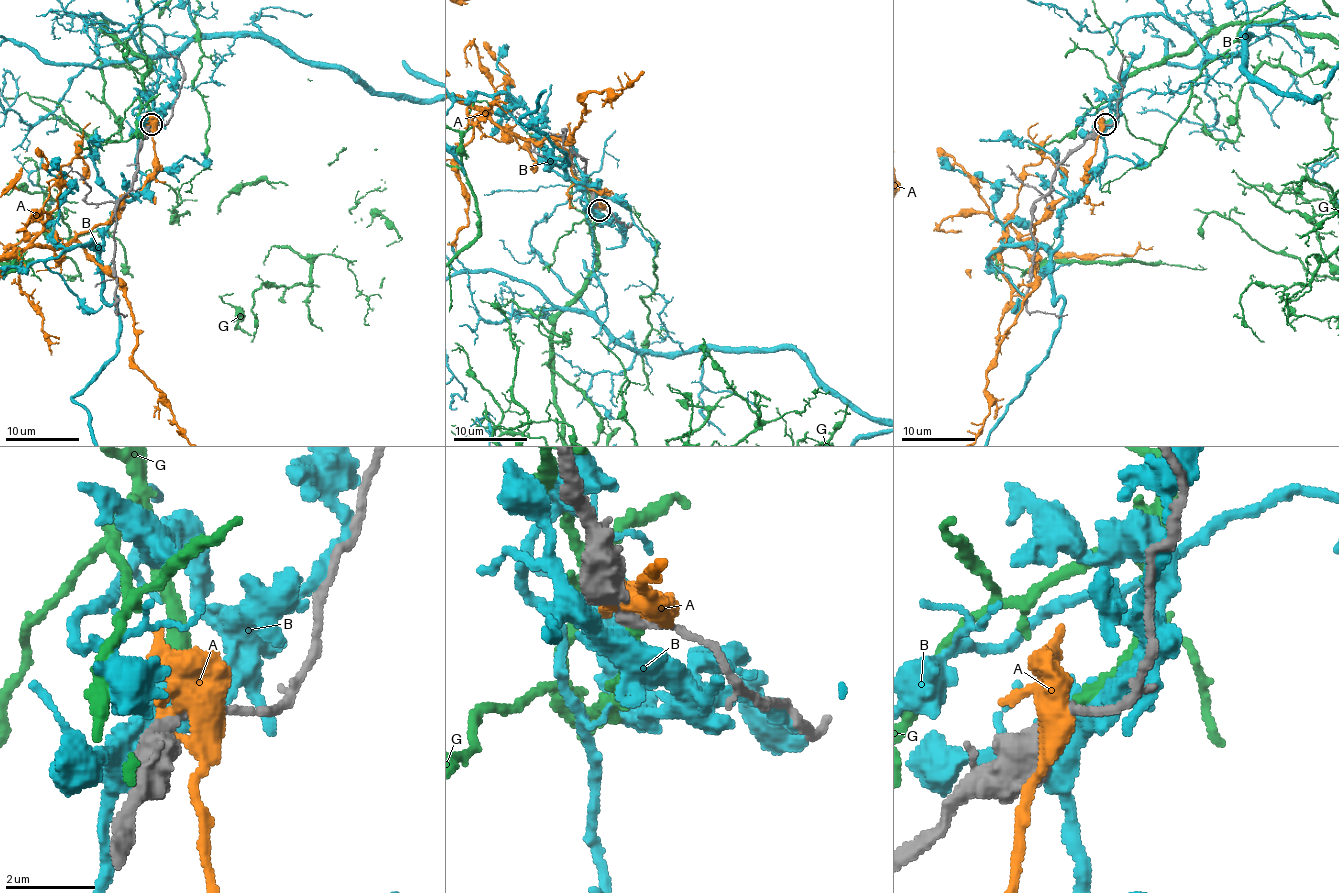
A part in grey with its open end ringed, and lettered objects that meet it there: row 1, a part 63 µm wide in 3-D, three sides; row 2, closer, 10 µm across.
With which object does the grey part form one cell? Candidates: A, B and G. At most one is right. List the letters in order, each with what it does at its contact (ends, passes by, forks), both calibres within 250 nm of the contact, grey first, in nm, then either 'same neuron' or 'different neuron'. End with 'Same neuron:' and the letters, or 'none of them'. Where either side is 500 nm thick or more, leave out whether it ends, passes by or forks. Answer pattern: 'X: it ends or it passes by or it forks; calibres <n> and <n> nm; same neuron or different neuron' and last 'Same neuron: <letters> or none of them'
A: it forks; calibres 340 and 360 nm; different neuron
B: it forks; calibres 260 and 480 nm; different neuron
G: it ends; calibres 240 and 280 nm; same neuron
Same neuron: G

